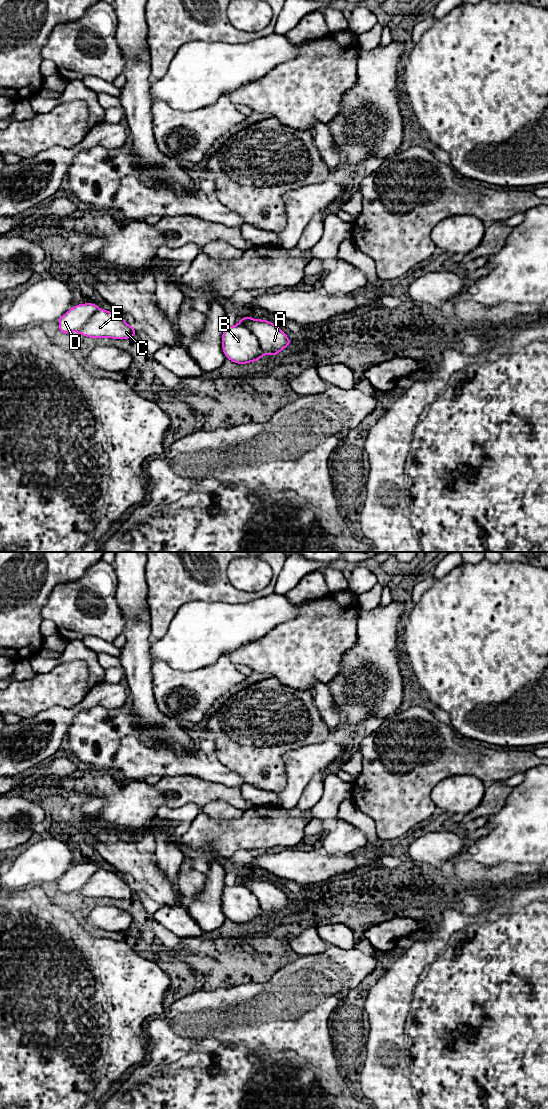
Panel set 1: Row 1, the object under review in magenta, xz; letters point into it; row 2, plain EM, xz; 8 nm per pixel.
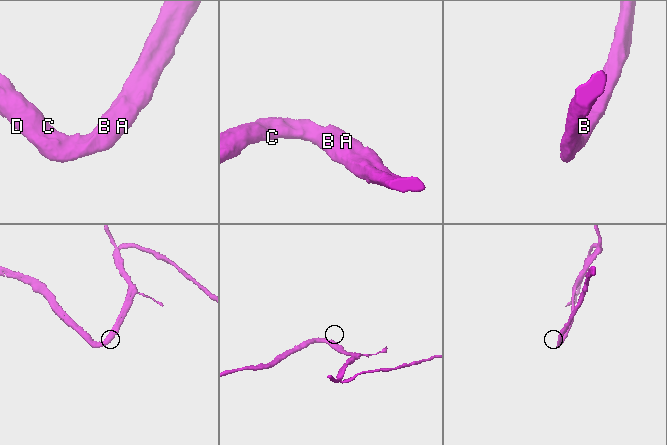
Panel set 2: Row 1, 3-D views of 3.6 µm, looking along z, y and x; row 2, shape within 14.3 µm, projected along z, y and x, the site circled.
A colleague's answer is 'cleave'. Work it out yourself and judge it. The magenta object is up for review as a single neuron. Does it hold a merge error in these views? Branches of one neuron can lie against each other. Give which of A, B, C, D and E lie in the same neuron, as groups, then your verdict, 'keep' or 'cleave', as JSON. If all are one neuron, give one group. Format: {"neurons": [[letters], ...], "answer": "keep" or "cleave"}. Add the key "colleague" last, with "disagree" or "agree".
{"neurons": [["A", "B", "C", "D", "E"]], "answer": "keep", "colleague": "disagree"}

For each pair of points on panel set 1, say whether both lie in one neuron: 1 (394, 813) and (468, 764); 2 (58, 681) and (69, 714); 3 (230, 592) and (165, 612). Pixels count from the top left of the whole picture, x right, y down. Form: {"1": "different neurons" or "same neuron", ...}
{"1": "same neuron", "2": "different neurons", "3": "same neuron"}

